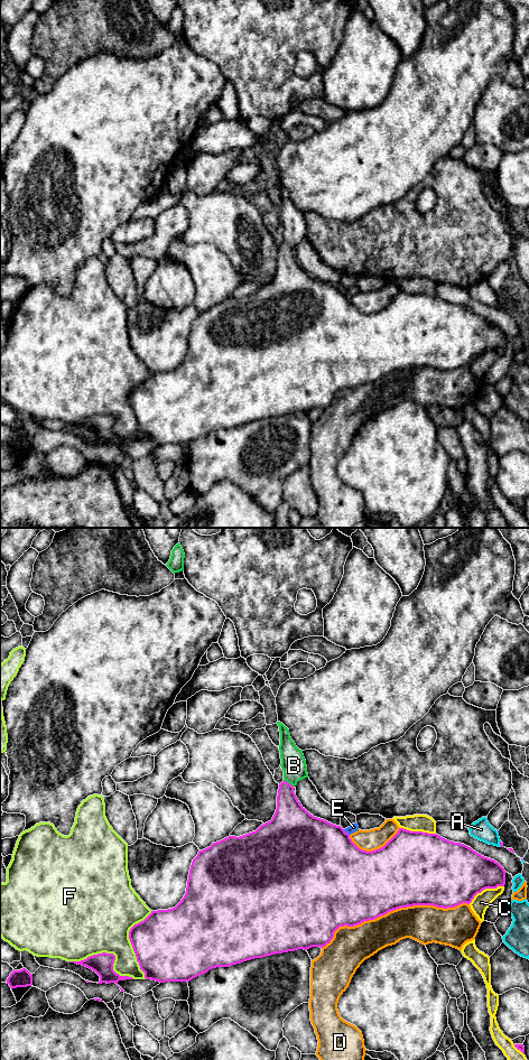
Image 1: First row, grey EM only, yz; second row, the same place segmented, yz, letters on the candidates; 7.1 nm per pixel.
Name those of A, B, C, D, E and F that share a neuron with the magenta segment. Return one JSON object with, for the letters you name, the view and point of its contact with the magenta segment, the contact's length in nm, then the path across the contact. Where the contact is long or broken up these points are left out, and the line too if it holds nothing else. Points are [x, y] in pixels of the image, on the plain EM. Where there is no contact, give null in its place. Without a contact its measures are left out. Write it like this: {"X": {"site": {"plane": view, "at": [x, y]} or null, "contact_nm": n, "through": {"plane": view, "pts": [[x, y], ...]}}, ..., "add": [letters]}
{"B": {"site": {"plane": "yz", "at": [289, 245]}, "contact_nm": 90, "through": {"plane": "yz", "pts": [[290, 280], [288, 270], [289, 245], [294, 228]]}}, "add": ["B"]}

